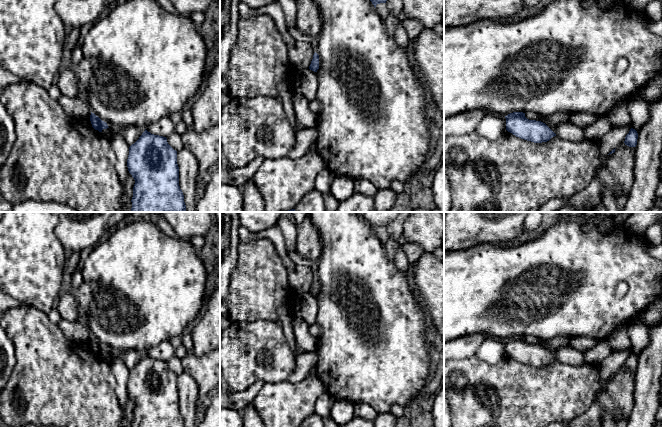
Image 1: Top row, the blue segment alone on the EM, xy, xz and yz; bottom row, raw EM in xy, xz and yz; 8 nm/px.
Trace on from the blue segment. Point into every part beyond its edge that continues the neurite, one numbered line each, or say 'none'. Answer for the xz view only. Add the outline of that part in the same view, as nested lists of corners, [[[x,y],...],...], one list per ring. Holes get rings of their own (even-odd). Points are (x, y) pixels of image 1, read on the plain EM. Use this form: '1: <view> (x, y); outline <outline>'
none

